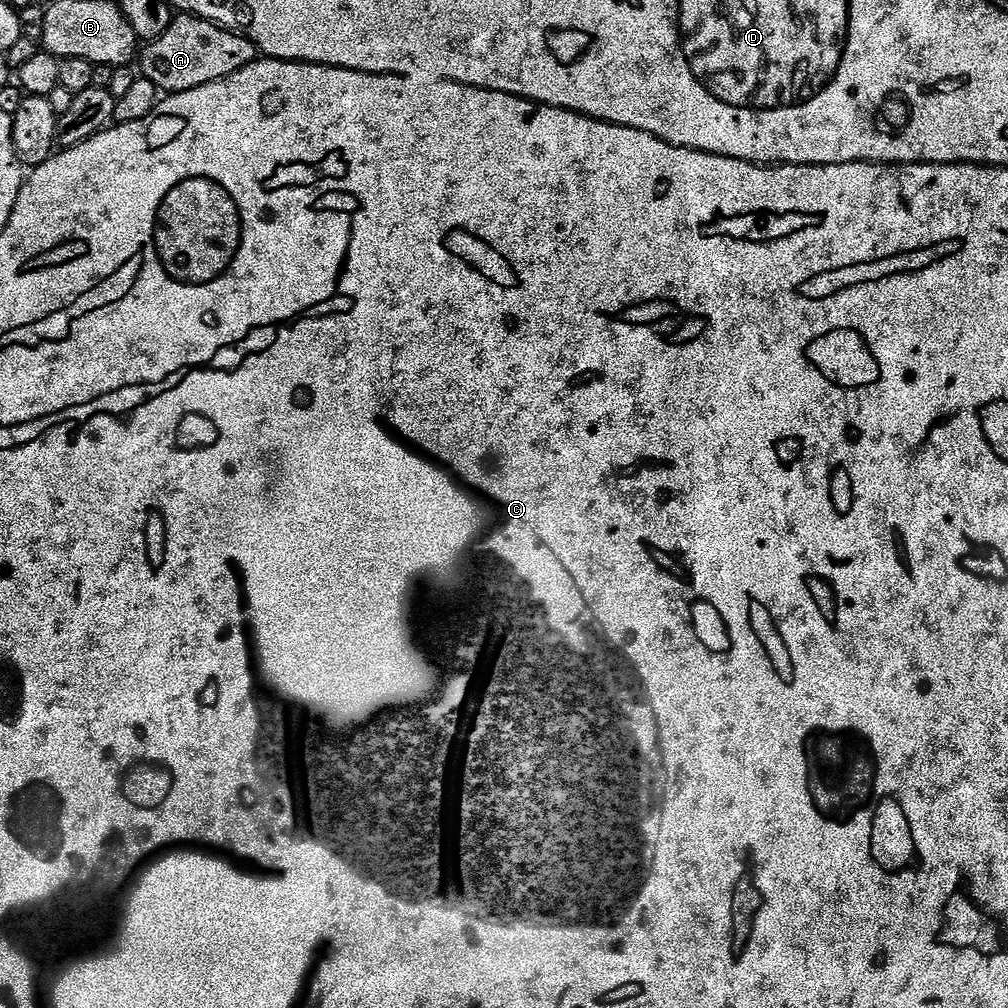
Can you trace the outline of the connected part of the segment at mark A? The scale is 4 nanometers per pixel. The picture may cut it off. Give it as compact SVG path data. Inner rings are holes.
M187 14L177 15L166 30L166 34L162 34L162 38L151 41L145 48L148 49L145 52L143 49L138 56L138 65L140 64L141 68L139 71L143 79L154 82L156 89L164 94L194 90L194 86L206 86L206 82L226 78L242 70L247 64L257 63L258 60L256 48L245 36L241 36L238 32L231 32L228 28L221 28L218 24L212 24L200 16Z

